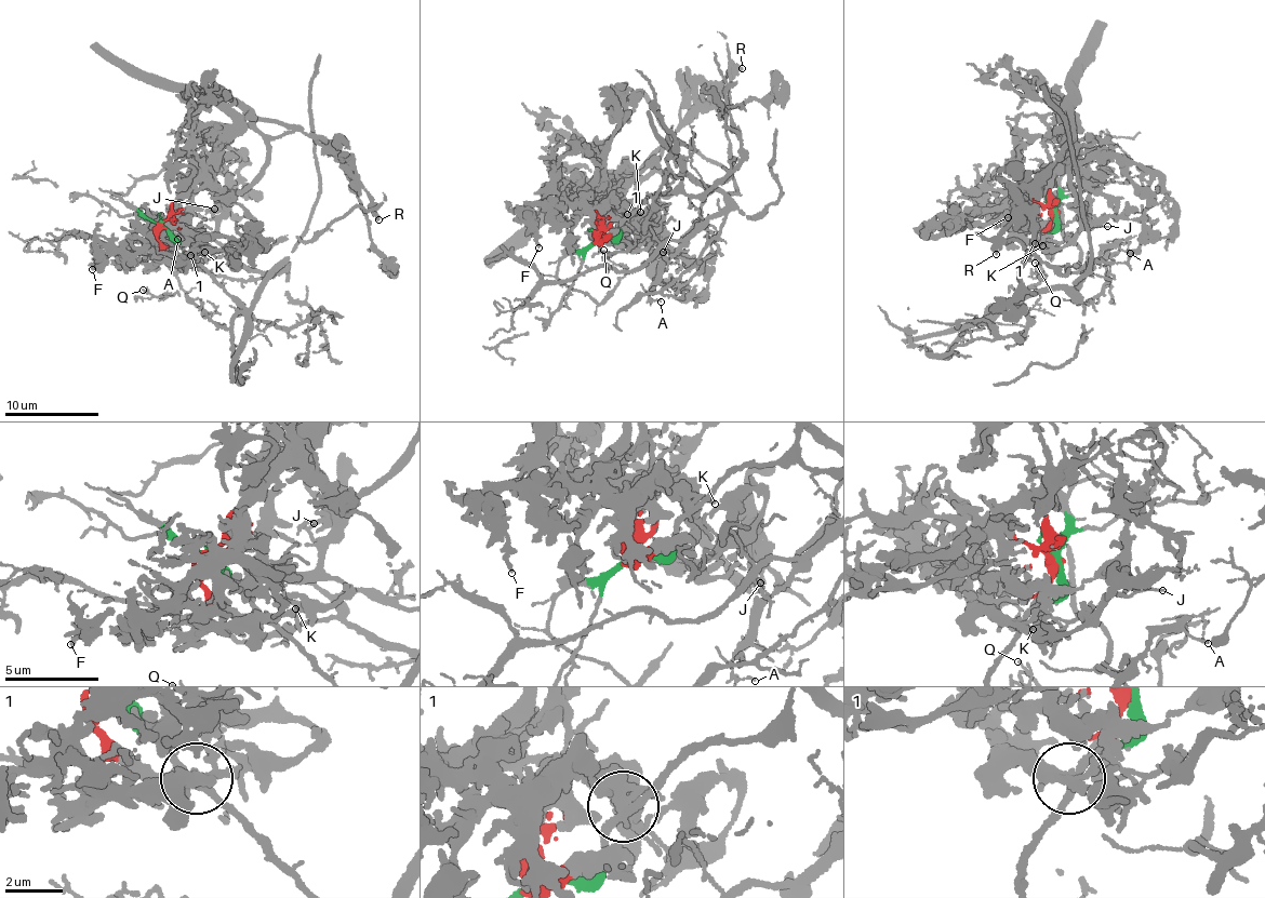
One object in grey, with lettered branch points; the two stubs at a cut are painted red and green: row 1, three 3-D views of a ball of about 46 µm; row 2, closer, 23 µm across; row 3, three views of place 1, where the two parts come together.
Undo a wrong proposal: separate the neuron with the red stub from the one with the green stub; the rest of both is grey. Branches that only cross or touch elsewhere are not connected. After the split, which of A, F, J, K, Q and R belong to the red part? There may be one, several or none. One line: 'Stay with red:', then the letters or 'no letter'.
Stay with red: F, J, K, R

